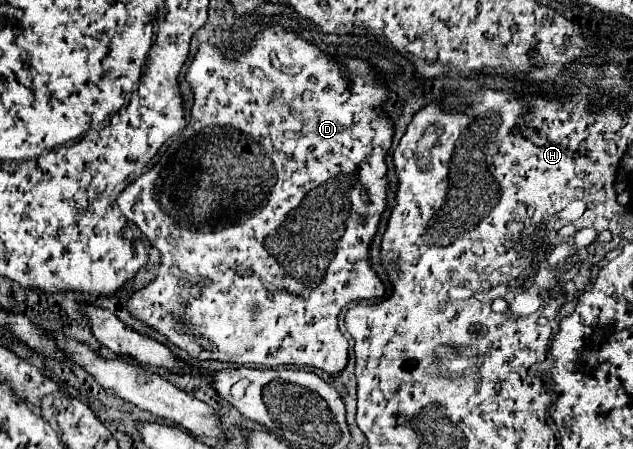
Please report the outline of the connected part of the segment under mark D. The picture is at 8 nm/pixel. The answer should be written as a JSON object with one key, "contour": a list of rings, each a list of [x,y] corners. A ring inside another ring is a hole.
{"contour":[[[269,26],[261,30],[259,38],[253,40],[251,46],[233,62],[225,60],[221,50],[217,50],[215,46],[201,44],[185,74],[185,80],[193,92],[193,108],[187,128],[173,138],[171,146],[163,152],[161,160],[149,172],[141,174],[133,184],[123,190],[123,194],[117,196],[117,204],[125,218],[135,222],[139,230],[151,240],[151,244],[157,246],[161,252],[161,268],[157,278],[143,290],[135,292],[129,300],[131,314],[147,322],[151,328],[167,336],[175,346],[187,350],[189,356],[197,360],[221,360],[241,366],[254,364],[273,369],[313,366],[329,374],[341,372],[347,364],[349,344],[343,334],[337,334],[339,310],[351,300],[381,298],[385,294],[381,280],[369,266],[367,252],[369,242],[377,232],[379,218],[385,210],[385,154],[391,148],[393,124],[385,118],[385,114],[381,114],[379,106],[387,98],[387,86],[373,76],[373,70],[367,62],[335,62],[333,58],[325,56],[317,46],[309,44],[307,40],[301,40],[297,34],[287,34],[281,26]],[[223,216],[237,216],[239,220],[223,224]]]}

